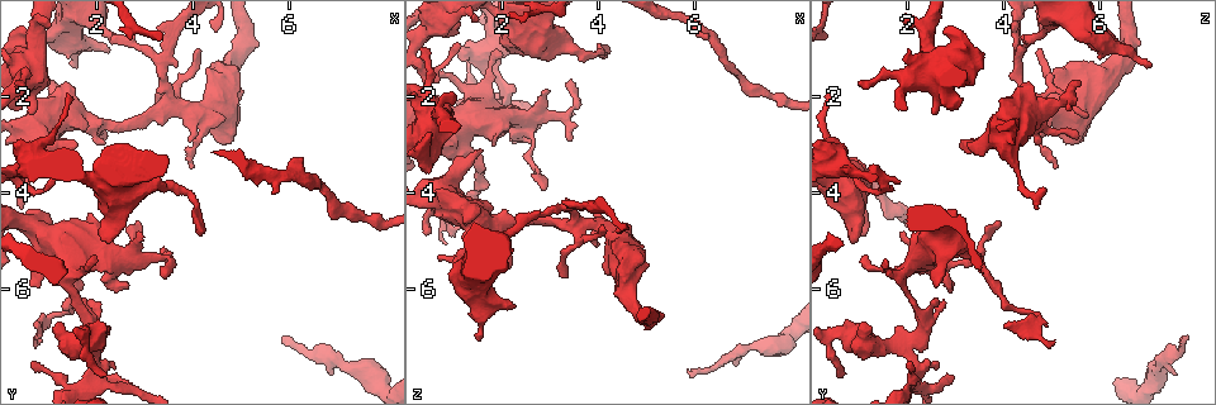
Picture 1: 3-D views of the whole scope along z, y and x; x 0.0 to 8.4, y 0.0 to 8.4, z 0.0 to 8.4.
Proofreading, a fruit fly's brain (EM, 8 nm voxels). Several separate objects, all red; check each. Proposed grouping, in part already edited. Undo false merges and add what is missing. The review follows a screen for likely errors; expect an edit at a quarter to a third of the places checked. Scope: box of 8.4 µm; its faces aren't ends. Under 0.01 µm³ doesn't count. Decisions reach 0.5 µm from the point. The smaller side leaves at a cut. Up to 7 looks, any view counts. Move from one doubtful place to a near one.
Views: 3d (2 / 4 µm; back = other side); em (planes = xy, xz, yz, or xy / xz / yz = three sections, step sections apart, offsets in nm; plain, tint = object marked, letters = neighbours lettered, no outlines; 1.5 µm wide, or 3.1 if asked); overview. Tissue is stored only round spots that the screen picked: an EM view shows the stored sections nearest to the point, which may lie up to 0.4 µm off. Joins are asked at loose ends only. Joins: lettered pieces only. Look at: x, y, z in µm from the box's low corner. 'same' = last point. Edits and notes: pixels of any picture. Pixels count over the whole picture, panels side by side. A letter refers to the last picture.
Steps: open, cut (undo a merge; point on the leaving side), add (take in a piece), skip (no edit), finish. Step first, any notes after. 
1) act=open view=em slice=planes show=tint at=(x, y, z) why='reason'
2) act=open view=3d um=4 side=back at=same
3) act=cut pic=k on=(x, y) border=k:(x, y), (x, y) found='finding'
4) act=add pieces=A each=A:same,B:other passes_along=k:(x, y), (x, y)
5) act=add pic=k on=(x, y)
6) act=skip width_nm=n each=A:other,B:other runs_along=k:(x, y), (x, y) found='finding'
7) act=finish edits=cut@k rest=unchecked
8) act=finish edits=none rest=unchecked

act=open view=em slice=planes show=letters at=(1.50, 1.40, 7.10) why='branch stops here'

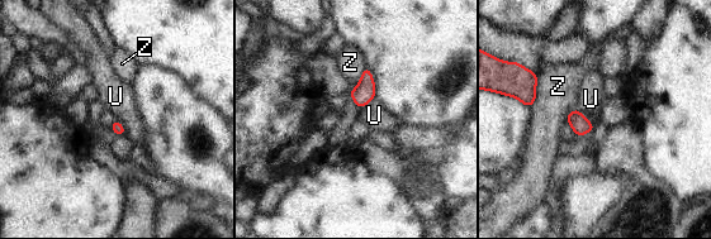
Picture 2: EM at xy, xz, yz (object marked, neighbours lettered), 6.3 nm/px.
act=skip each=U:other,Z:other border=2:(117, 119), (126, 134) found='none of them fits'

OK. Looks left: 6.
act=open view=3d um=4 at=(1.15, 2.00, 5.30) why='sudden change in width'

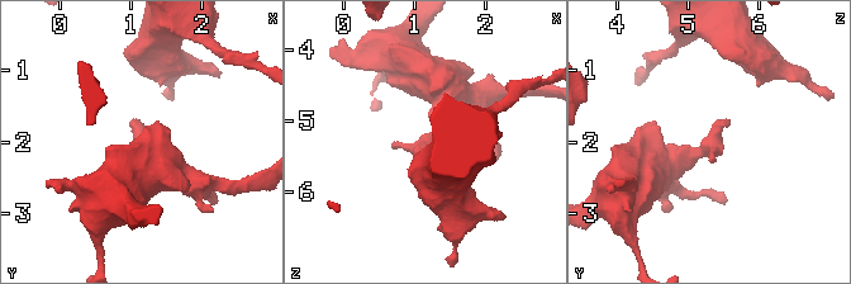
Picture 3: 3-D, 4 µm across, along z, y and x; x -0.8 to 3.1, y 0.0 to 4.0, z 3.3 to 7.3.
act=open view=em slice=planes show=letters at=(1.20, 2.05, 5.25) why='shape alone is not enough'

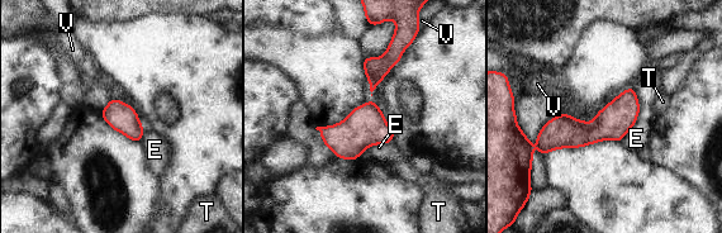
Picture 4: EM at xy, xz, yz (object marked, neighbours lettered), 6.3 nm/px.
act=skip each=E:other,T:other,V:other found='all the same neuron'

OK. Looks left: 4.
act=open view=3d um=4 at=(1.90, 6.20, 2.70) why='thin end'

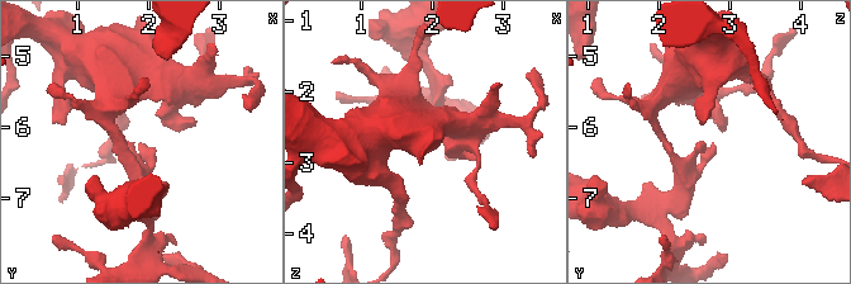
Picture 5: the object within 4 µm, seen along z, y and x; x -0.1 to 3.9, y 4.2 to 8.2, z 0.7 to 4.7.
act=open view=em slice=planes show=letters at=(1.85, 6.20, 2.75)

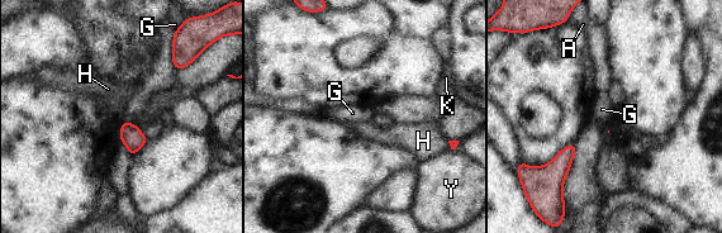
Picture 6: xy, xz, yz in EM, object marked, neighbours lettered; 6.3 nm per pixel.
act=skip longest_contact=G:50nm each=A:other,G:other,H:other,K:other,Y:other found='none of them fits'

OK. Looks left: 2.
act=finish edits=none rest=unchecked

